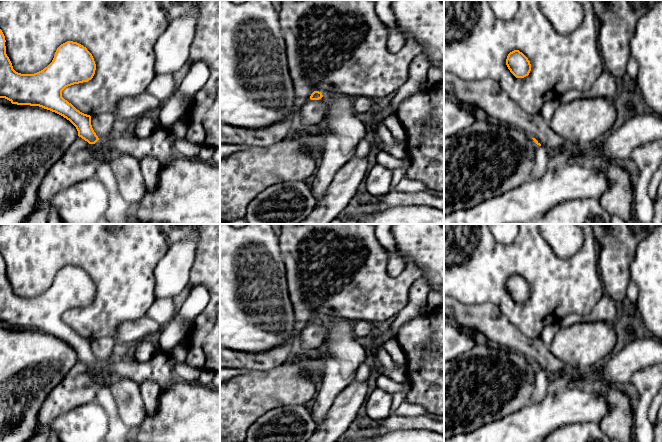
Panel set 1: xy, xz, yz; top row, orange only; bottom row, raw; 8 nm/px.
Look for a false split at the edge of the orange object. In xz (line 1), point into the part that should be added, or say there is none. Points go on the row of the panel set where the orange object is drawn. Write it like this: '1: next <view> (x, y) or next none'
1: next none

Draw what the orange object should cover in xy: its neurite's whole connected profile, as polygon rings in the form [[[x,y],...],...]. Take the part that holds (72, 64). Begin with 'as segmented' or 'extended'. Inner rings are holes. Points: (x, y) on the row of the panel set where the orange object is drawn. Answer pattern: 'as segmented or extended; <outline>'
as segmented; [[[0,29],[0,98],[12,104],[39,106],[55,112],[76,127],[79,137],[95,144],[99,138],[92,128],[91,116],[80,112],[62,97],[66,87],[93,78],[96,64],[87,48],[67,41],[57,48],[52,62],[43,70],[21,74],[13,69],[5,42]]]

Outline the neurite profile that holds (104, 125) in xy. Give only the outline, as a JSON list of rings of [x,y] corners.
[[[112,113],[91,116],[91,125],[99,139],[105,139],[116,133],[118,121]]]

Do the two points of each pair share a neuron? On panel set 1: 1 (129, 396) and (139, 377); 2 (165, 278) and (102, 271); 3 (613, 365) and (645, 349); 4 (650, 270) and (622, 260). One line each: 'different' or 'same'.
1: different
2: different
3: same
4: different

